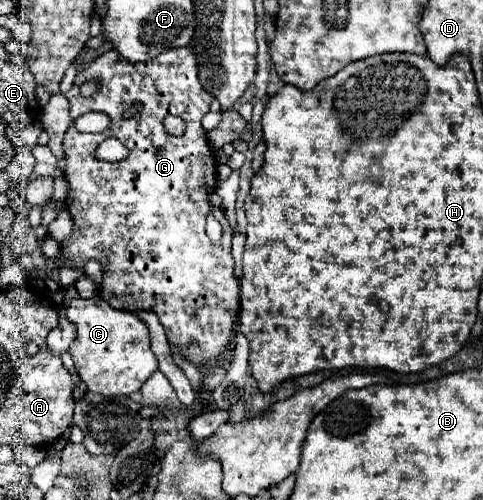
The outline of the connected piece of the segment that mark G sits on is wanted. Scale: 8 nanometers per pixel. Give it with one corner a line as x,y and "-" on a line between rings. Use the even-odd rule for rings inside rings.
189,47
169,49
169,51
163,51
163,53
157,55
157,57
149,59
149,61
141,61
141,63
131,63
131,61
127,61
125,57
121,57
115,49
111,49
111,51
105,51
103,55
99,55
87,69
83,69
83,71
75,77
73,87
67,91
67,97
69,97
69,103
71,103
71,109
69,109
71,119
77,119
77,117
81,117
81,115
85,115
85,113
89,113
89,111
105,111
105,113
111,117
111,127
109,127
107,131
103,131
103,133
81,133
81,131
77,131
77,129
71,125
71,127
65,131
65,137
63,137
63,149
65,149
65,171
63,171
63,173
65,173
65,179
67,179
69,185
71,185
71,187
69,187
69,195
67,195
65,201
67,201
67,209
69,209
71,217
73,217
73,231
71,231
71,235
61,243
61,249
63,249
63,259
65,259
67,263
73,263
73,265
63,265
63,267
59,267
59,285
61,285
63,289
65,289
65,287
71,287
71,285
83,275
85,263
87,263
89,259
97,261
97,263
101,265
101,269
103,269
101,297
103,297
107,303
111,303
111,305
117,307
117,309
131,311
131,313
135,313
135,311
153,311
153,313
157,313
161,325
165,327
165,333
167,333
167,339
169,339
171,347
175,347
175,349
177,349
187,361
191,361
201,373
205,373
205,375
221,375
221,373
227,373
227,369
229,369
229,365
231,365
231,357
233,357
233,339
235,339
235,331
239,329
237,315
239,315
241,283
239,283
239,279
237,279
237,275
235,275
235,259
233,259
233,255
231,255
231,235
233,235
231,225
229,225
229,221
225,219
223,209
217,207
217,205
213,205
213,203
209,201
209,197
215,193
215,187
217,187
217,159
215,159
213,149
211,149
211,145
209,145
207,133
205,133
205,129
201,127
201,119
205,117
205,113
209,113
209,105
211,105
211,101
213,101
213,95
209,95
209,93
203,89
203,85
201,85
201,81
199,81
199,77
197,77
197,69
199,69
197,53
195,53
193,49
189,49
-
89,77
97,77
99,83
101,83
101,89
99,89
97,95
93,95
93,97
87,99
87,97
81,95
79,89
81,89
81,85
85,83
85,79
89,79
-
135,101
143,103
143,111
137,113
137,115
127,115
127,107
129,107
131,103
135,103
-
165,115
177,115
177,117
181,117
181,119
187,123
185,135
173,137
173,135
165,133
165,129
163,129
163,117
165,117
-
109,137
119,139
119,141
129,149
129,155
127,155
125,159
121,159
121,161
99,161
99,159
95,157
97,147
99,147
105,139
109,139
-
207,215
213,215
213,217
223,225
223,237
221,237
219,243
211,243
211,241
207,239
207,235
205,235
205,219
207,219

